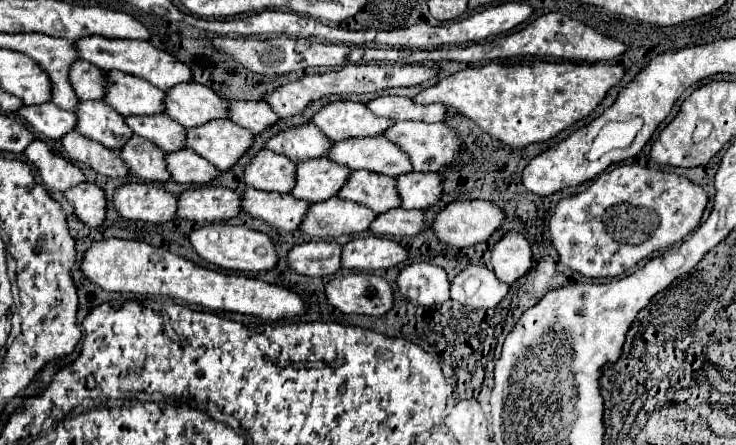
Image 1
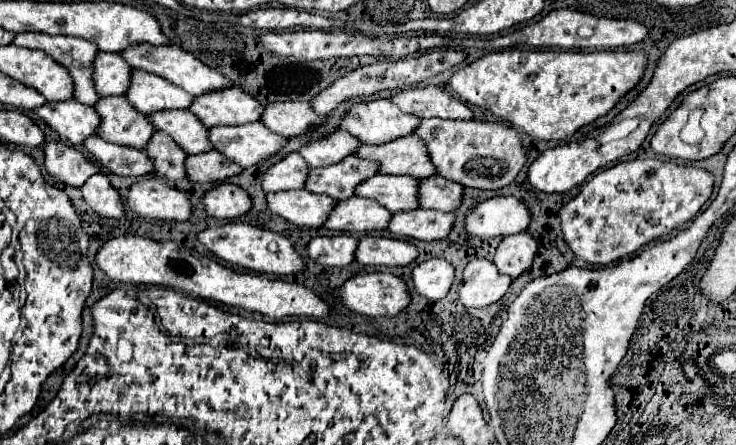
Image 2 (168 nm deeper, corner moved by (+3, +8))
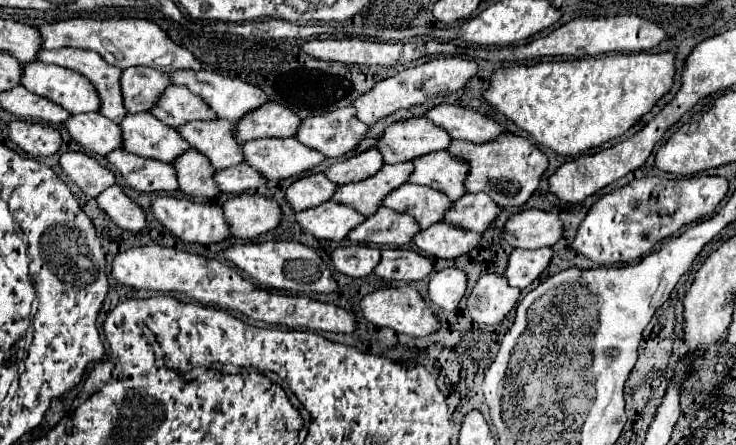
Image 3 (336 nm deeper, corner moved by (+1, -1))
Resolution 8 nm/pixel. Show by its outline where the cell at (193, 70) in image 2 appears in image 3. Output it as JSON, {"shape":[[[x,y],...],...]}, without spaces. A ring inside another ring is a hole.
{"shape":[[[170,71],[170,83],[172,85],[184,85],[188,87],[192,93],[196,93],[198,97],[202,97],[208,107],[212,107],[212,111],[222,117],[222,119],[228,119],[228,121],[236,121],[240,119],[242,115],[250,113],[252,109],[260,107],[264,101],[268,101],[268,97],[258,89],[258,87],[252,87],[244,81],[238,81],[238,79],[228,79],[228,77],[222,77],[222,75],[216,75],[216,73],[210,73],[210,71]]]}

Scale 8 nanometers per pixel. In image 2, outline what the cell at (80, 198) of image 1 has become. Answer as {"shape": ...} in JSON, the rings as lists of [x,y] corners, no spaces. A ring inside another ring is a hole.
{"shape":[[[98,172],[96,176],[88,178],[88,182],[80,188],[84,194],[84,200],[88,202],[88,206],[106,218],[124,218],[124,204],[122,198],[118,194],[118,190],[110,184],[108,176]]]}

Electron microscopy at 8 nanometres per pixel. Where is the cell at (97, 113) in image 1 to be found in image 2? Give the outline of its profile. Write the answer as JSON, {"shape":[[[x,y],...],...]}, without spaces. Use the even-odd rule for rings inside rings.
{"shape":[[[124,96],[100,98],[96,110],[102,118],[100,136],[108,142],[144,148],[152,134],[156,132],[148,116],[140,114]]]}

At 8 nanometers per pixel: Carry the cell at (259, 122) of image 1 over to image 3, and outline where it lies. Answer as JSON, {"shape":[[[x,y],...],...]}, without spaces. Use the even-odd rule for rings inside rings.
{"shape":[[[344,107],[326,115],[302,119],[296,139],[326,157],[340,157],[352,151],[366,135],[366,125],[354,117],[352,107]]]}

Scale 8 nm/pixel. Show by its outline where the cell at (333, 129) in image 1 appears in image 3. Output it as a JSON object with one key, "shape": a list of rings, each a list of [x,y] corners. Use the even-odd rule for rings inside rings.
{"shape":[[[422,117],[396,121],[376,139],[376,149],[382,153],[384,163],[410,161],[432,151],[442,151],[448,145],[450,135]]]}

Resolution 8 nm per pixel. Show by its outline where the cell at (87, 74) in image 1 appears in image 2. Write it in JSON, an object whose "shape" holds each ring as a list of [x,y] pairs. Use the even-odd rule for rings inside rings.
{"shape":[[[104,54],[96,56],[96,90],[102,96],[124,96],[130,88],[132,66],[120,54]]]}

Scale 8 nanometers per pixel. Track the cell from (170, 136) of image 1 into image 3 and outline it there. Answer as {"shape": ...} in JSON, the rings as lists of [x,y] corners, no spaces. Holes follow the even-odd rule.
{"shape":[[[212,119],[206,123],[184,123],[178,127],[182,139],[190,143],[196,151],[210,159],[214,169],[226,169],[242,163],[242,151],[232,137],[232,123],[226,119]]]}

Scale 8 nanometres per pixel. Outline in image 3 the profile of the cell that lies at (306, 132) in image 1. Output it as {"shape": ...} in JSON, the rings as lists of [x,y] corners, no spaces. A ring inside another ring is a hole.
{"shape":[[[368,149],[362,153],[356,153],[344,161],[338,161],[334,165],[330,165],[324,175],[332,181],[332,183],[350,183],[350,181],[362,181],[370,175],[374,175],[376,171],[380,171],[380,167],[384,165],[382,155],[378,153],[378,149]]]}

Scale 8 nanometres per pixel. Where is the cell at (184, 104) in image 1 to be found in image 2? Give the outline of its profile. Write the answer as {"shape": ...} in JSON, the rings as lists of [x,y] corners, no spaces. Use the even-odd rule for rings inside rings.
{"shape":[[[234,86],[228,90],[198,96],[190,110],[210,128],[240,126],[248,122],[258,122],[262,118],[264,104]]]}

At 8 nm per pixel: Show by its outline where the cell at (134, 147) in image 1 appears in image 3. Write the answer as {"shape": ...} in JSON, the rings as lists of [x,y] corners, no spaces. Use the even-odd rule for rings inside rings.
{"shape":[[[184,151],[182,155],[178,155],[178,159],[174,159],[172,165],[176,169],[178,187],[182,193],[192,197],[216,197],[220,193],[216,183],[212,181],[214,167],[198,151]]]}

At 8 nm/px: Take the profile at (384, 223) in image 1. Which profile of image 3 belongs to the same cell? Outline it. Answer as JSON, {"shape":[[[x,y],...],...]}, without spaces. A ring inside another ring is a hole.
{"shape":[[[434,223],[434,227],[418,231],[412,243],[426,255],[440,259],[456,259],[470,249],[474,249],[480,241],[480,235],[474,231],[466,231],[448,223]]]}

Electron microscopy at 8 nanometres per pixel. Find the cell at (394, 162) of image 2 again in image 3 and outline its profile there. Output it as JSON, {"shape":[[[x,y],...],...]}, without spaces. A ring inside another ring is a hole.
{"shape":[[[436,151],[430,155],[422,155],[418,159],[412,159],[412,163],[414,163],[414,175],[410,175],[408,183],[434,187],[444,195],[448,195],[452,201],[464,195],[462,183],[468,171],[464,161],[450,157],[450,153],[446,151]]]}

